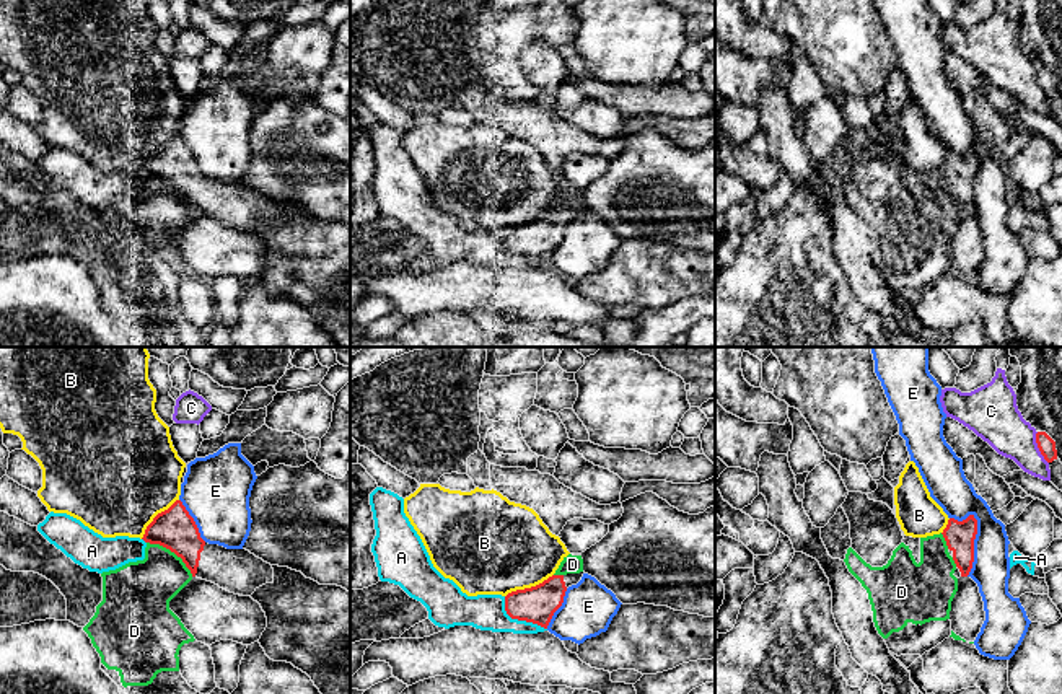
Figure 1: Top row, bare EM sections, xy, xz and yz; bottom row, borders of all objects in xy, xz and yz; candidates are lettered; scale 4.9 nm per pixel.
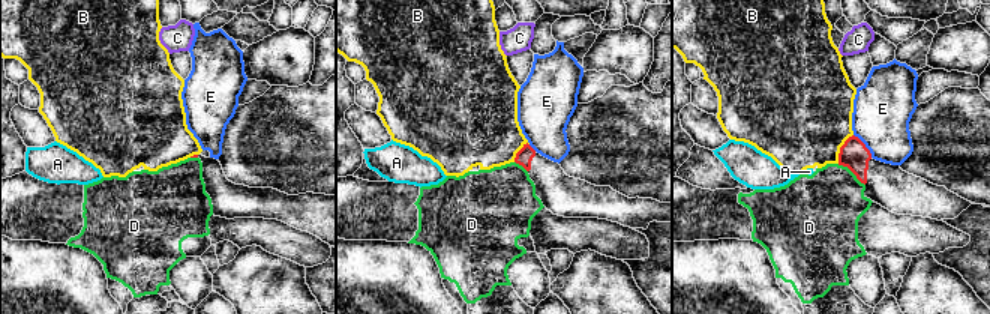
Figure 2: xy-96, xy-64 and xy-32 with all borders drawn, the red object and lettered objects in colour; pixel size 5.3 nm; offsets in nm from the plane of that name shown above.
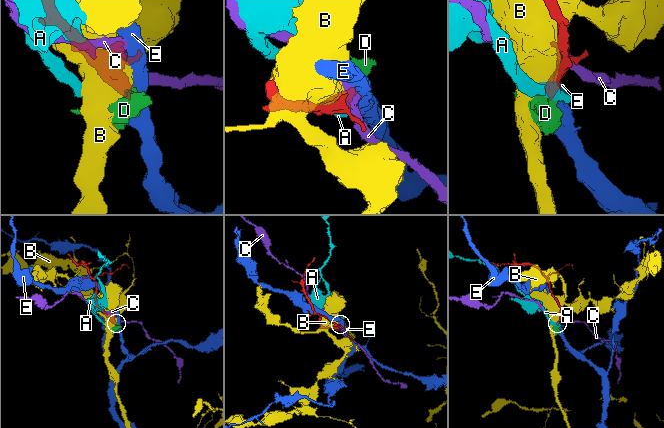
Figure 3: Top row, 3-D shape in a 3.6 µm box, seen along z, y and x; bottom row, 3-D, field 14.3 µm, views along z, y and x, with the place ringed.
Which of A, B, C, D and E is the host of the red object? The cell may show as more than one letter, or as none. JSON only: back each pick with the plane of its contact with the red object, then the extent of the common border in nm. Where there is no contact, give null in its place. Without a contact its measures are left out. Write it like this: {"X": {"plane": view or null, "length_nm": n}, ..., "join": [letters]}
{"join": []}

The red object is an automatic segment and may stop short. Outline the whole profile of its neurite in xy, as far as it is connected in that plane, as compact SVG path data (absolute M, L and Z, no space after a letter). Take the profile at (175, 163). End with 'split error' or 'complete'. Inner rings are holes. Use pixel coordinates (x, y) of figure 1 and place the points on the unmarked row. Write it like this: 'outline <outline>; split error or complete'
outline M181 135L158 148L142 174L169 184L182 194L192 212L230 228L251 231L259 222L274 218L272 200L249 186L205 178Z; split error

